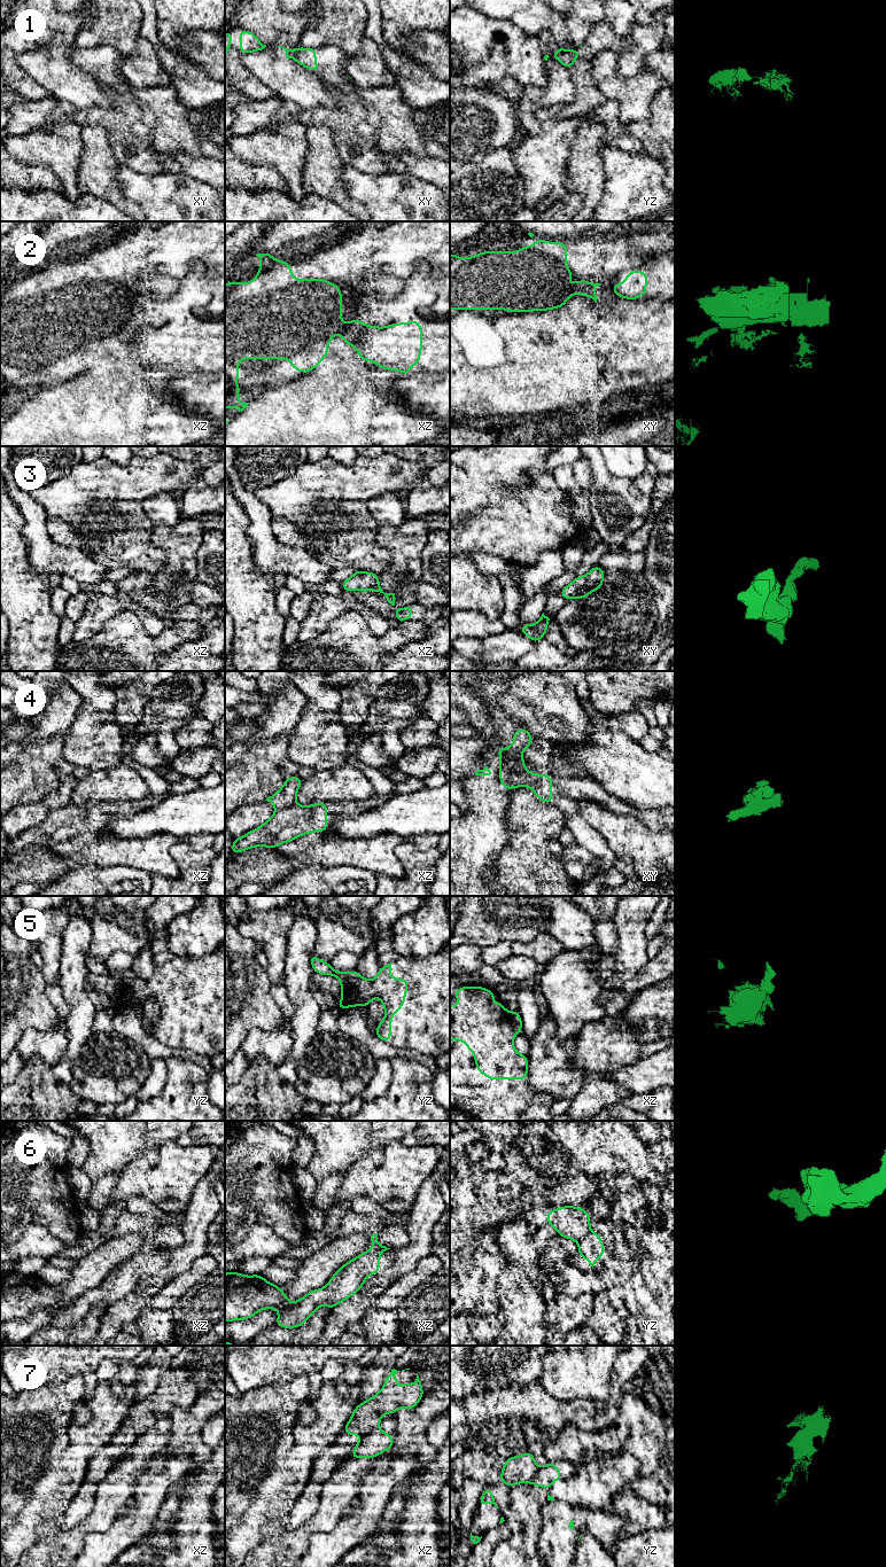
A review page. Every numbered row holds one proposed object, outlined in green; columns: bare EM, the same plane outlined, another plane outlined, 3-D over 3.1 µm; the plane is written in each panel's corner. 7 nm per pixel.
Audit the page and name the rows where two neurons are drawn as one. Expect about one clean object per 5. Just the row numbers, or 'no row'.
1, 2, 4, 5, 6, 7

